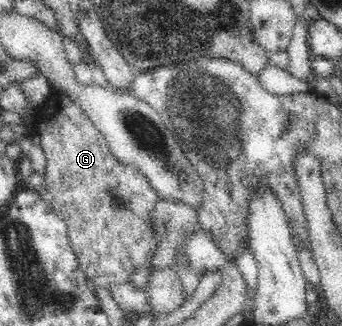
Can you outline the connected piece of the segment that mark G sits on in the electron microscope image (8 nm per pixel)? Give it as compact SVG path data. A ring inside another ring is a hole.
M52 92L35 109L35 132L41 138L40 145L46 156L44 181L38 194L65 223L69 247L91 284L108 289L131 282L132 271L147 263L146 257L158 248L159 241L146 217L160 197L135 167L124 168L117 162L101 132L70 96Z

